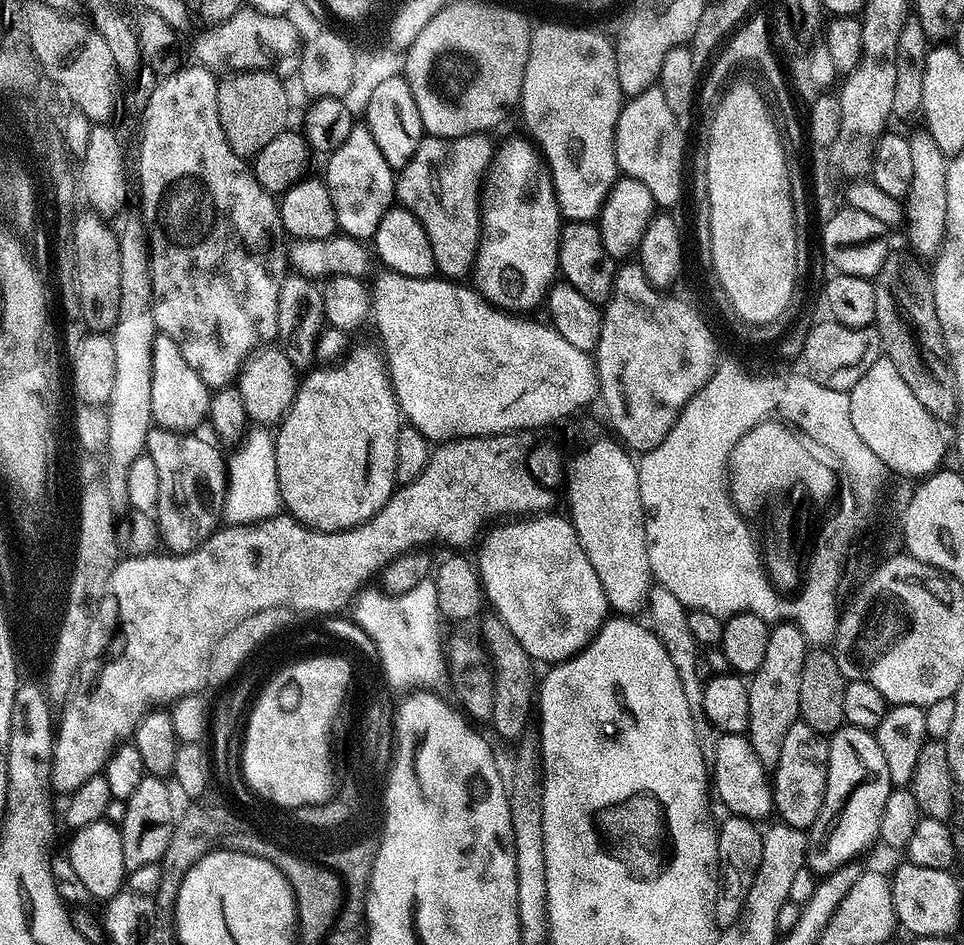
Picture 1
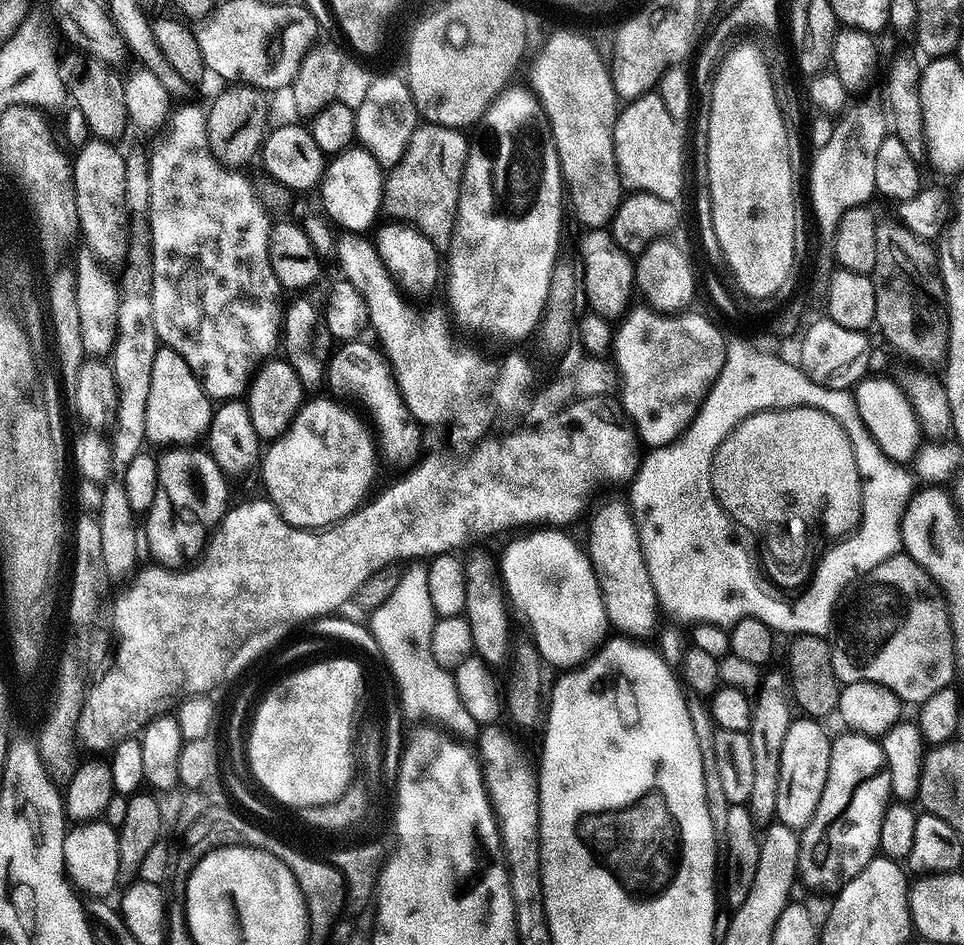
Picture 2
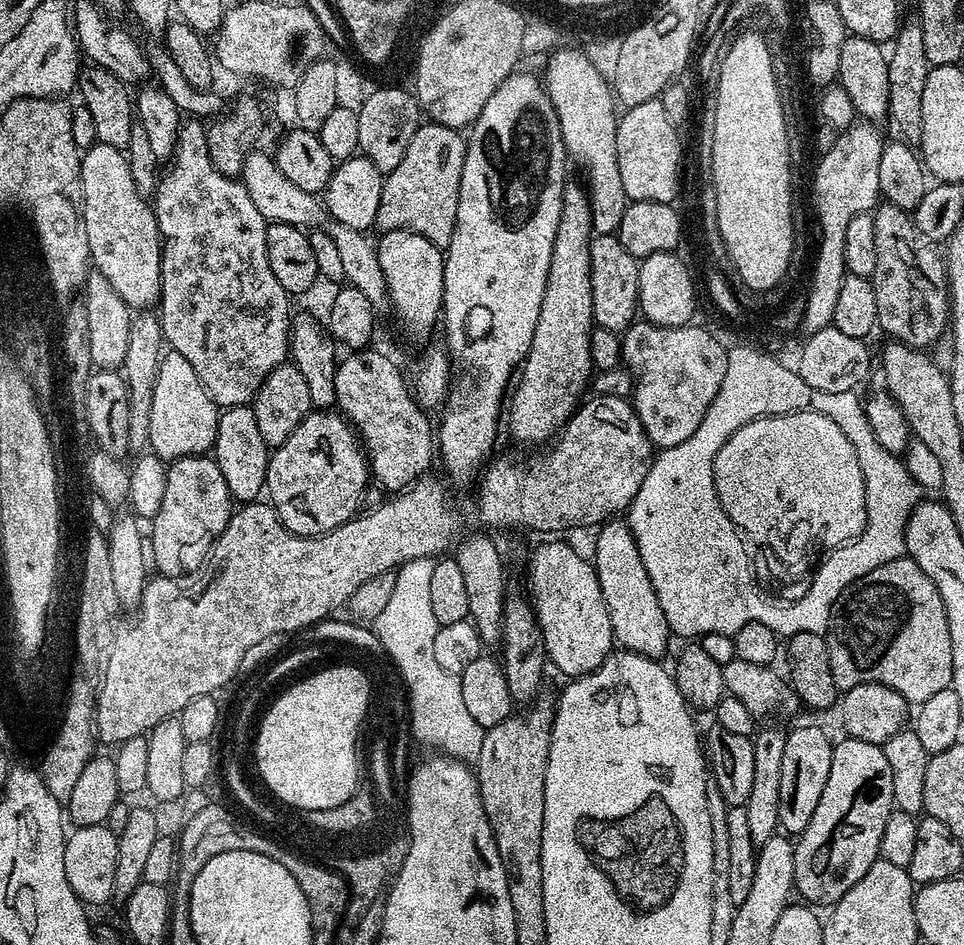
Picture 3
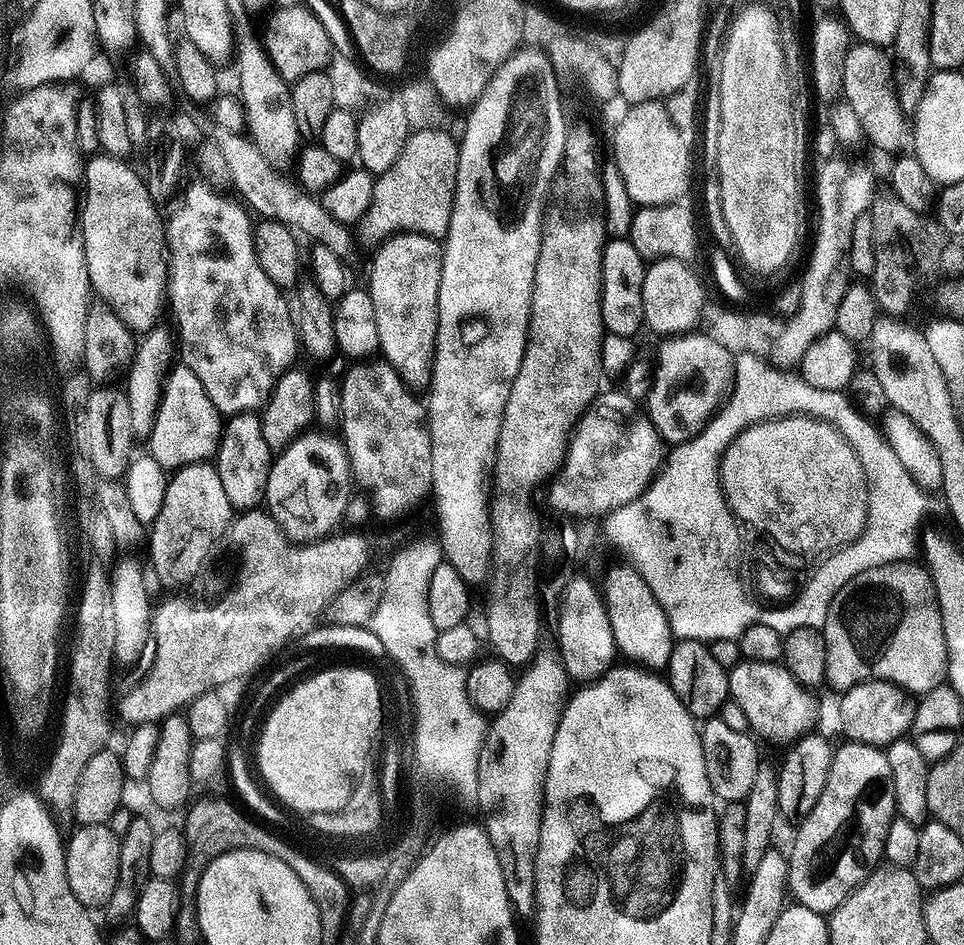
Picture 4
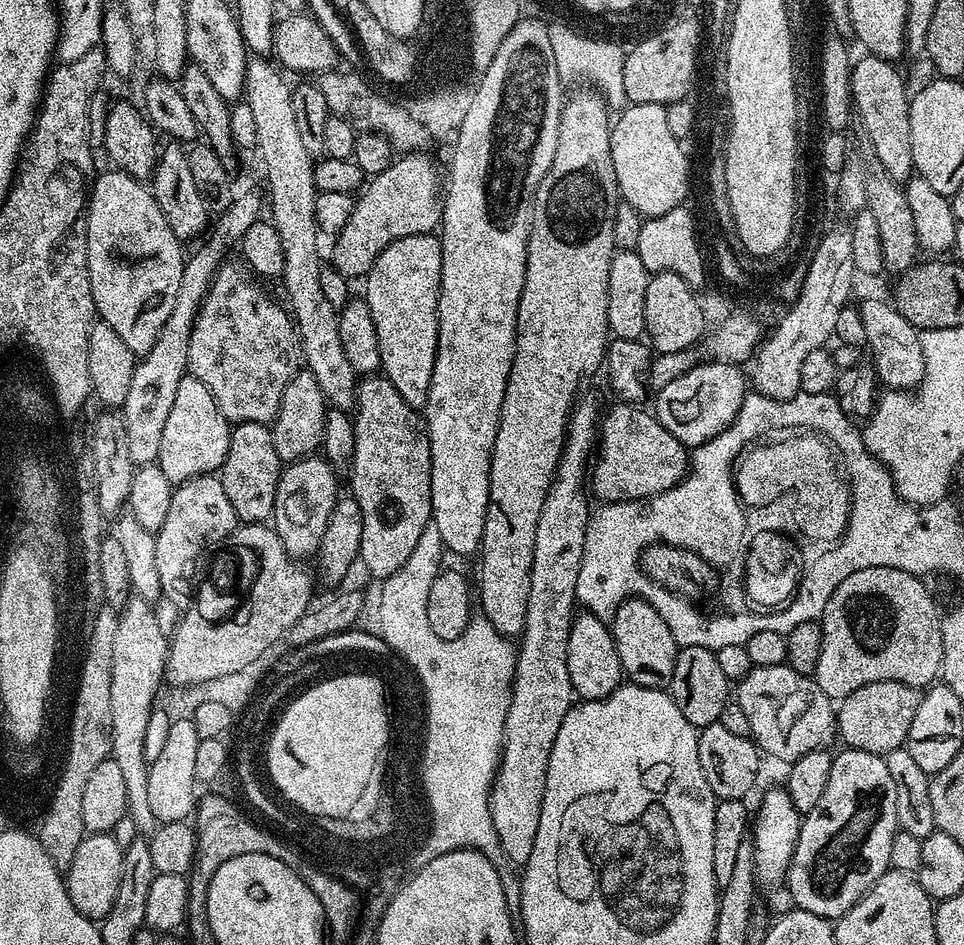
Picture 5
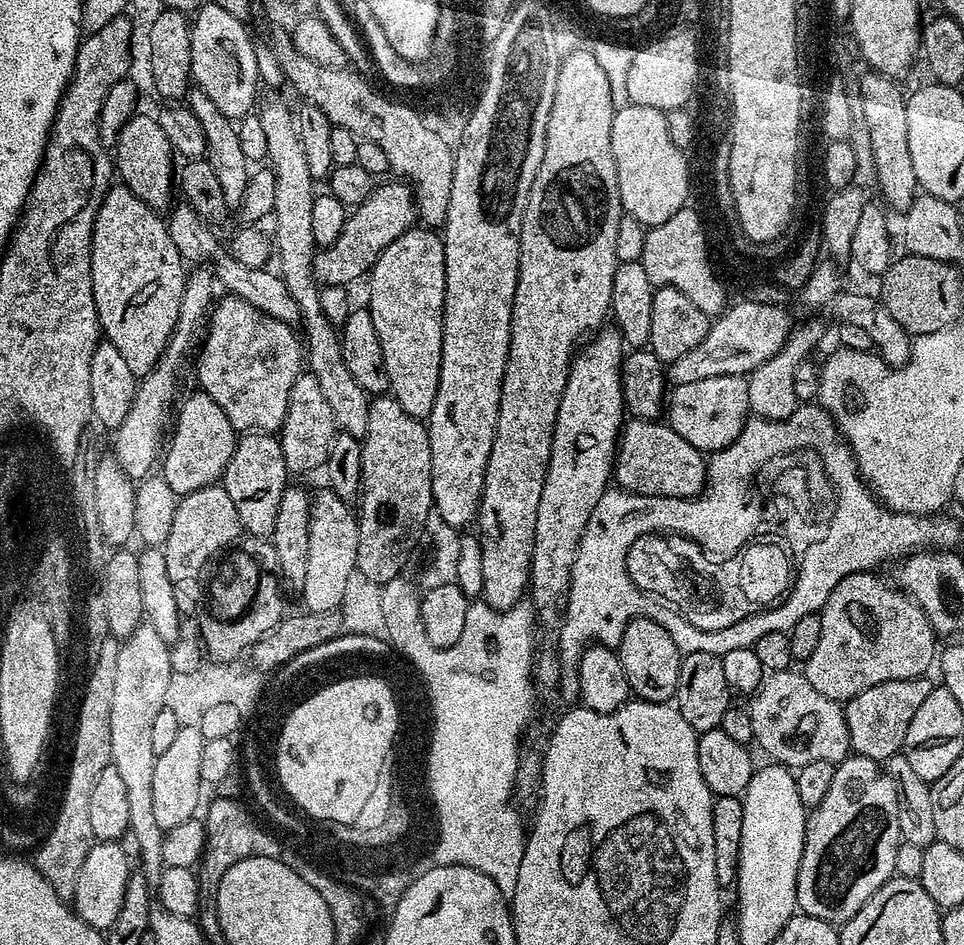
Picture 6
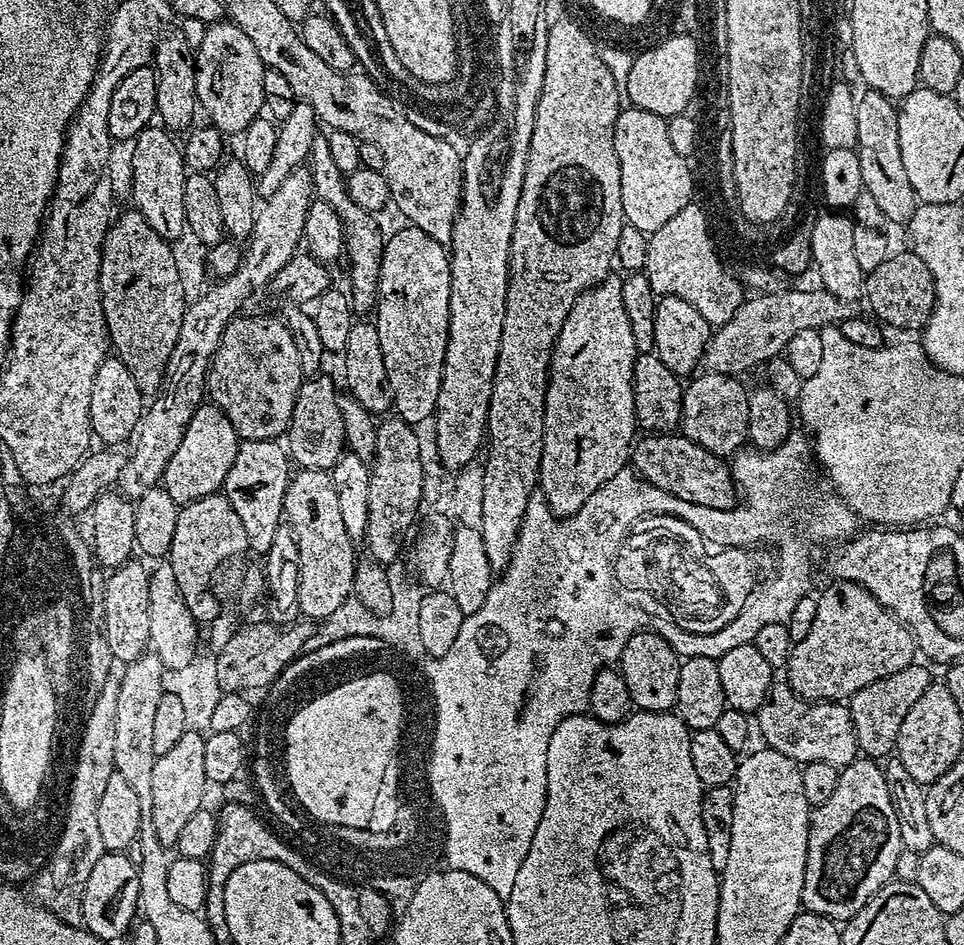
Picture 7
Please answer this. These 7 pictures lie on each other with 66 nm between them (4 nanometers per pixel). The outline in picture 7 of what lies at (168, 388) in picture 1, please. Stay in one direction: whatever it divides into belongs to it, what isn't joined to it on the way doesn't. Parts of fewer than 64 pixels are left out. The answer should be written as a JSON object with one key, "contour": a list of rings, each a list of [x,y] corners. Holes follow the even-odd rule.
{"contour":[[[211,402],[201,404],[194,418],[190,418],[186,434],[182,434],[182,443],[165,468],[162,487],[177,506],[217,495],[226,482],[226,474],[230,474],[230,466],[234,466],[234,454],[240,441],[228,415]]]}

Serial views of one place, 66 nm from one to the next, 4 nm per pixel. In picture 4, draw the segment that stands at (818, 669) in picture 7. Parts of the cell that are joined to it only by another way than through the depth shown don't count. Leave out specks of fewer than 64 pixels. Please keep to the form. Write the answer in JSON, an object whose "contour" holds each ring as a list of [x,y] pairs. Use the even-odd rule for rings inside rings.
{"contour":[[[899,560],[862,570],[862,574],[850,578],[850,582],[834,594],[822,631],[826,642],[824,678],[827,687],[832,687],[836,694],[849,692],[867,680],[885,680],[913,694],[929,692],[947,681],[946,634],[942,634],[942,614],[936,587],[927,567],[916,563]]]}

